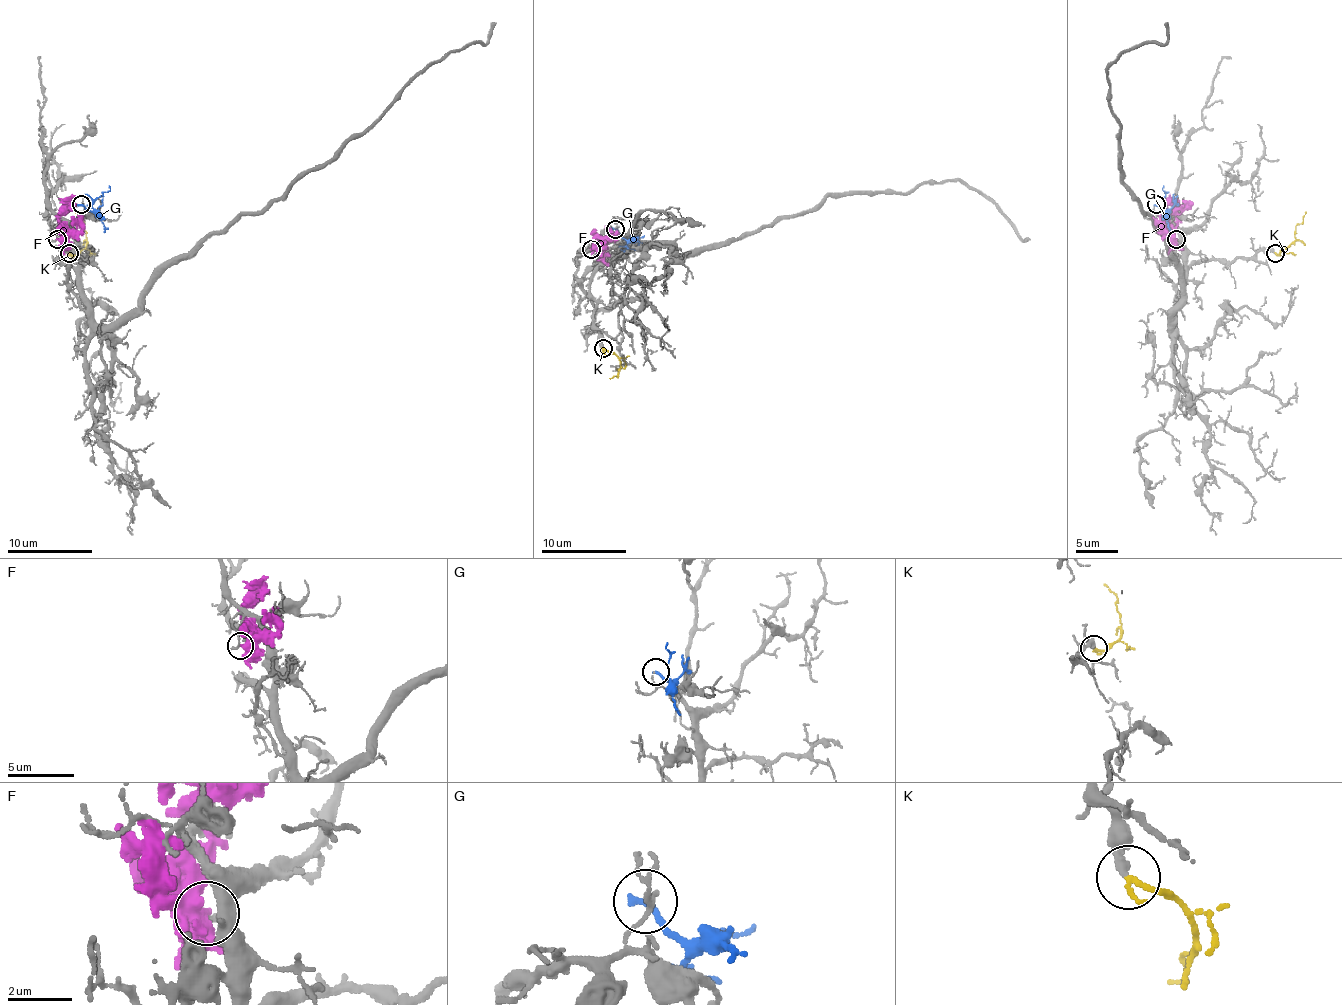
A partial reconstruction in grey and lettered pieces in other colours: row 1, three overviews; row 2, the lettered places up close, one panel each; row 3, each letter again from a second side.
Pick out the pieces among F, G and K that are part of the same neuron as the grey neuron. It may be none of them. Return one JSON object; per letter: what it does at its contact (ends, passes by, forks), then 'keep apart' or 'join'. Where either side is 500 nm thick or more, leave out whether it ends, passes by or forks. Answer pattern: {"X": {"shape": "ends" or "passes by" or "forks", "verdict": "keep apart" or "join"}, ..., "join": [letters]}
{"F": {"shape": "ends", "verdict": "keep apart"}, "G": {"shape": "ends", "verdict": "keep apart"}, "K": {"shape": "ends", "verdict": "join"}, "join": ["K"]}

